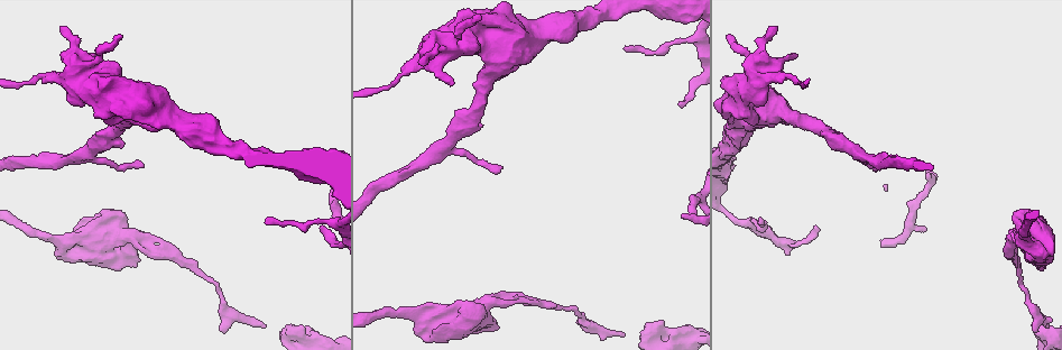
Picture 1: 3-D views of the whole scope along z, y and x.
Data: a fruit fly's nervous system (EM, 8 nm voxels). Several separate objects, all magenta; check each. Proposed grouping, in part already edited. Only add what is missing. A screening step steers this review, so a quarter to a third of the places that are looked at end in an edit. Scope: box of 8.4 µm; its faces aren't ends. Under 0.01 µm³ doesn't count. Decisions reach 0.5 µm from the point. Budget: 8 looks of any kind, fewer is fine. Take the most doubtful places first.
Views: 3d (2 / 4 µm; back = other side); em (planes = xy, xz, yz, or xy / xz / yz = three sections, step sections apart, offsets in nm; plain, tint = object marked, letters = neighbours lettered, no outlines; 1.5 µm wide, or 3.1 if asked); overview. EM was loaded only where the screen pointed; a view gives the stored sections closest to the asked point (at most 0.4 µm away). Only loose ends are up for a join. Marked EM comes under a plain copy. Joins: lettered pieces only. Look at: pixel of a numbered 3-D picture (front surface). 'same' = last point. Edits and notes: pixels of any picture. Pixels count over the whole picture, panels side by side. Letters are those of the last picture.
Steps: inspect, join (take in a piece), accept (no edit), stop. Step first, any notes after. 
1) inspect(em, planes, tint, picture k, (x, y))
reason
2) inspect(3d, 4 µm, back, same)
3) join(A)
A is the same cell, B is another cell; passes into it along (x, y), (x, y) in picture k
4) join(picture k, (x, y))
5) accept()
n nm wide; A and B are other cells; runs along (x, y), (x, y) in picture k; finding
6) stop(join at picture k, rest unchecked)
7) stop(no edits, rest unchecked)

inspect(3d, 4 µm, picture 1, (664, 323))
branch stops here

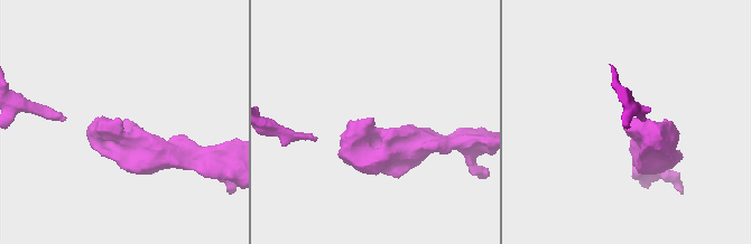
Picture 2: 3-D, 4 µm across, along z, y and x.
inspect(em, yz, step 4, letters, picture 2, (374, 122))

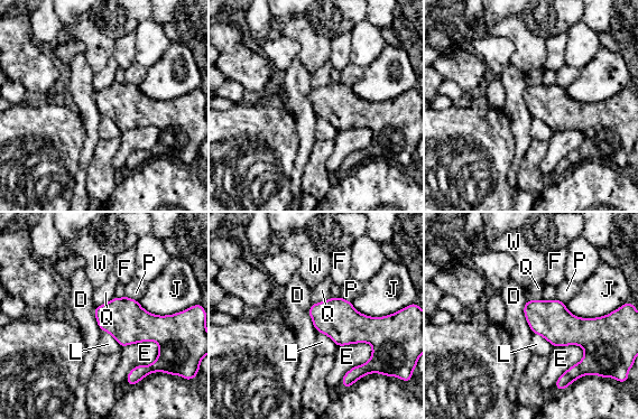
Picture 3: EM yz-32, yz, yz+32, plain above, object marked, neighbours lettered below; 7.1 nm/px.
accept()
E touches over 360 nm; D, E, F, J, L, P, Q and W are other cells; border along (526, 300), (524, 317), (533, 334) in picture 3; no lettered piece goes on from it

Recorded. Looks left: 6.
inspect(em, planes, letters, picture 1, (423, 304))

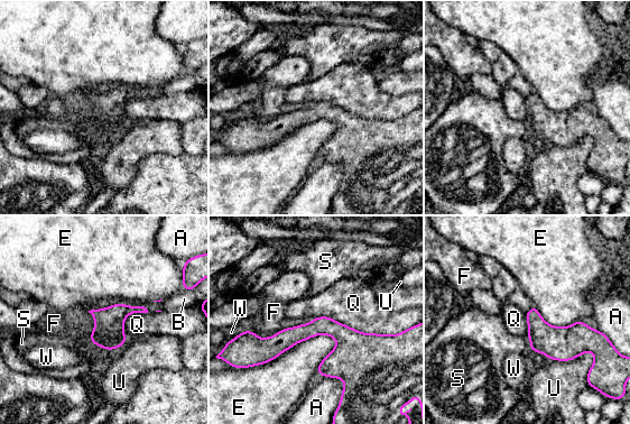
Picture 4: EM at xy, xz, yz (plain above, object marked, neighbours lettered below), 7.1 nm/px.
accept()
A, B, E, F, Q, S, U and W are other cells; runs along (370, 337), (312, 329), (277, 344), (240, 340) in picture 4; none of them fits

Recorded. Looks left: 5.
inspect(em, planes, letters, picture 1, (61, 26))
branch stops here

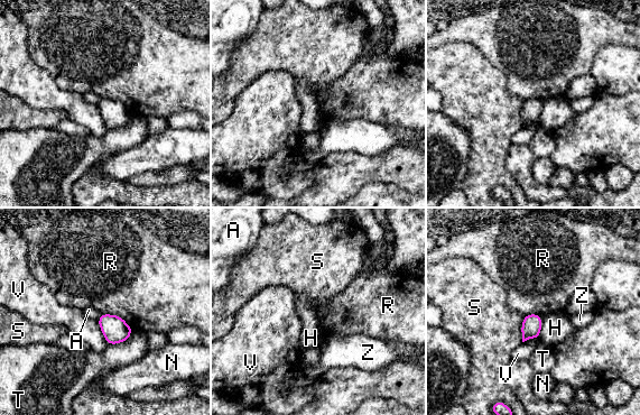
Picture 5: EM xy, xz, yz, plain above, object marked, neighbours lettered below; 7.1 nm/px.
accept()
R touches over 260 nm; A, H, N, R, S, T, V and Z are other cells; border along (101, 313), (117, 314), (132, 328) in picture 5; no lettered piece goes on from it

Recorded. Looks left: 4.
stop(no edits, rest unchecked)

